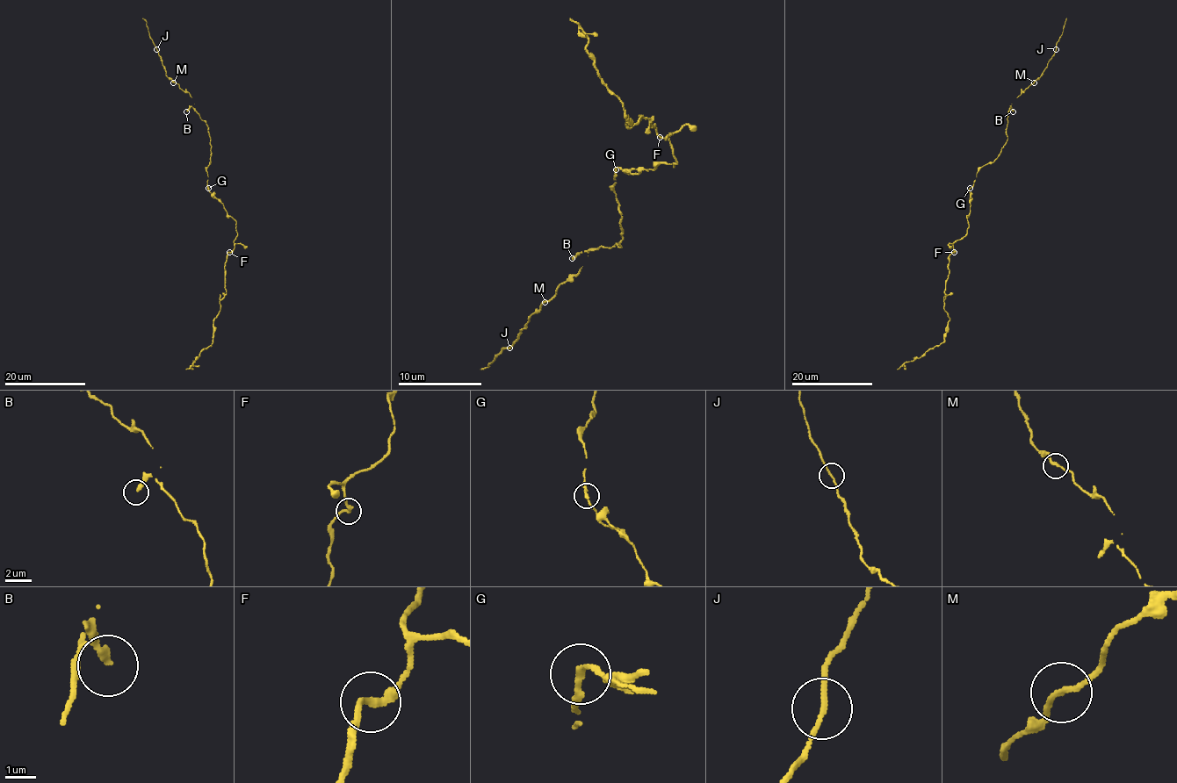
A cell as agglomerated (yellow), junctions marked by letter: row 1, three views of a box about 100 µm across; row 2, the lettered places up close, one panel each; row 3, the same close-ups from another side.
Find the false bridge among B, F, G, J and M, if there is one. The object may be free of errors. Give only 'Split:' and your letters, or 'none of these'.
Split: none of these

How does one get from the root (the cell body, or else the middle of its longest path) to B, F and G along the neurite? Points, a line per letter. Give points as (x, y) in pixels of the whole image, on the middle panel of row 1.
B: (625, 168), (617, 167), (613, 185), (621, 217), (619, 247), (617, 243), (611, 247), (590, 247), (572, 258)
F: (625, 168), (646, 170), (654, 168), (661, 162), (674, 167), (675, 158), (669, 135), (659, 137)
G: (625, 168), (615, 168)

